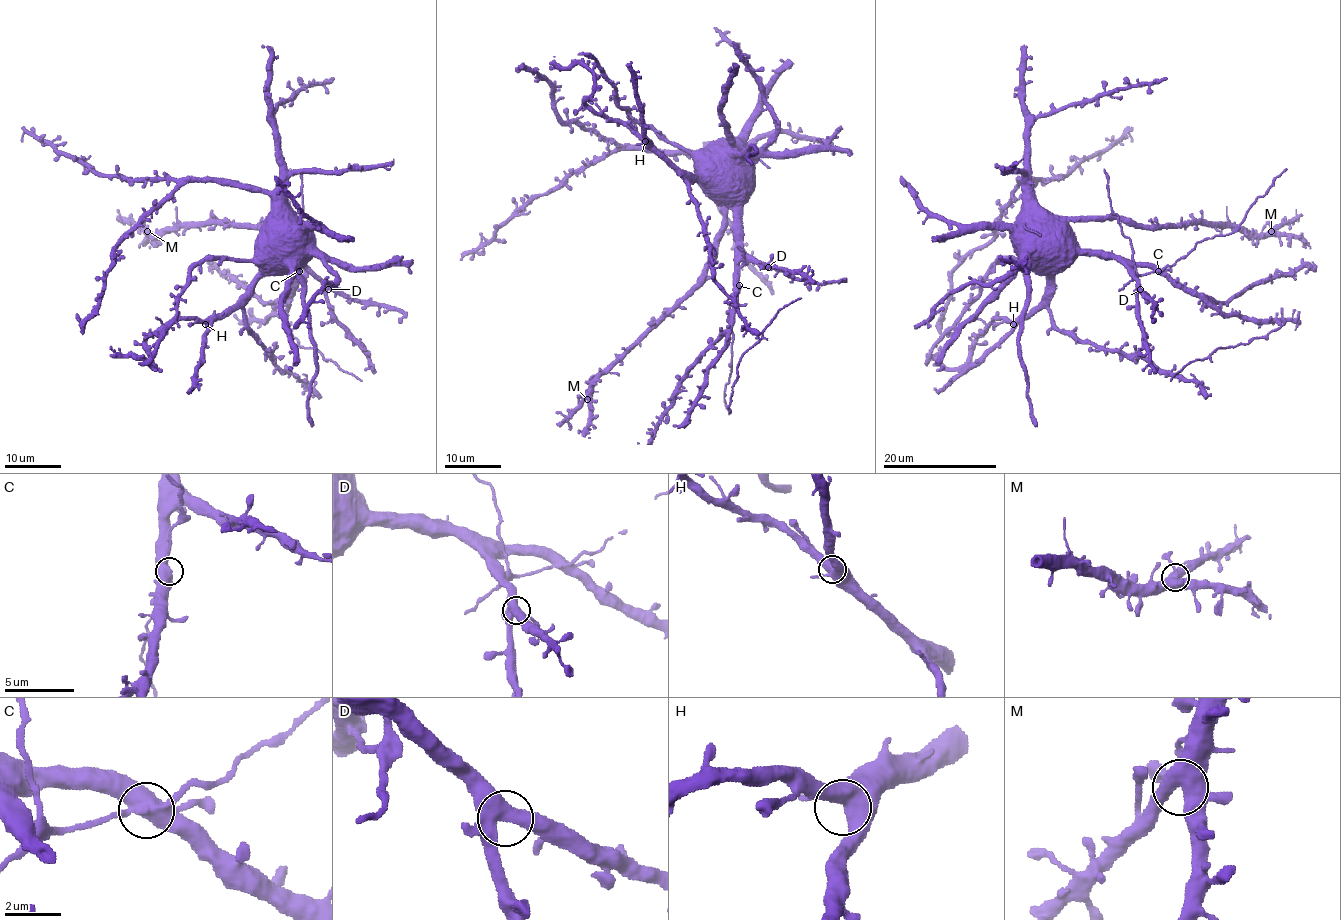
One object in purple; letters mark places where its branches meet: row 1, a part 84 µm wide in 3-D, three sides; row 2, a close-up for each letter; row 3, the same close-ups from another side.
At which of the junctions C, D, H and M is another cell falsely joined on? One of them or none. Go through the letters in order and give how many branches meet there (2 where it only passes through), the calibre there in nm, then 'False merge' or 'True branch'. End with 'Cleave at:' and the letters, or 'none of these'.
C: Branches: 4. Thickness 460 nm. True branch
D: Branches: 4. Thickness 480 nm. True branch
H: Branches: 4. Thickness 500 nm. True branch
M: Branches: 4. Thickness 500 nm. True branch
Cleave at: none of these

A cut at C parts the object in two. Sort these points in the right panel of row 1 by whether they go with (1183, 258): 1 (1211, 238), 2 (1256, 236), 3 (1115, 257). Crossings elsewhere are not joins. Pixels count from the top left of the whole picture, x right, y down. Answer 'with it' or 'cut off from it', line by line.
1: with it
2: cut off from it
3: cut off from it

